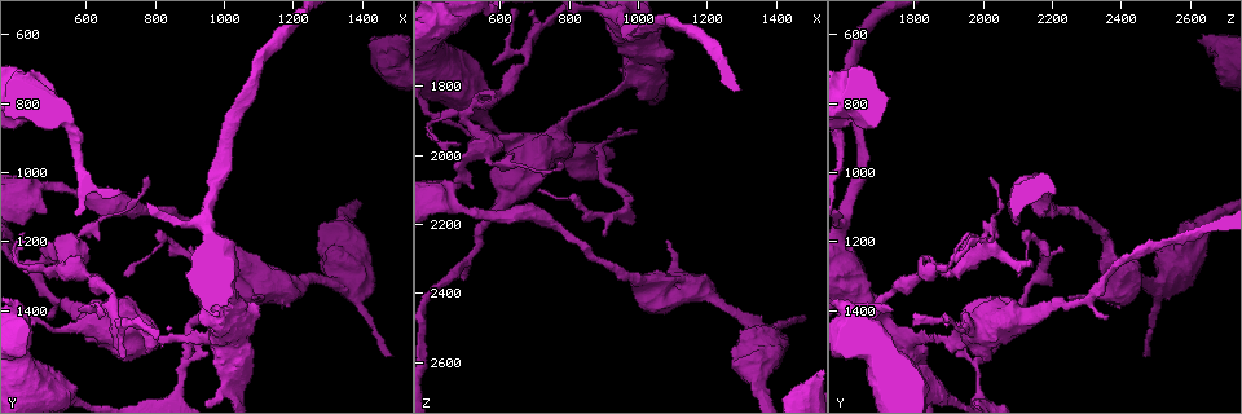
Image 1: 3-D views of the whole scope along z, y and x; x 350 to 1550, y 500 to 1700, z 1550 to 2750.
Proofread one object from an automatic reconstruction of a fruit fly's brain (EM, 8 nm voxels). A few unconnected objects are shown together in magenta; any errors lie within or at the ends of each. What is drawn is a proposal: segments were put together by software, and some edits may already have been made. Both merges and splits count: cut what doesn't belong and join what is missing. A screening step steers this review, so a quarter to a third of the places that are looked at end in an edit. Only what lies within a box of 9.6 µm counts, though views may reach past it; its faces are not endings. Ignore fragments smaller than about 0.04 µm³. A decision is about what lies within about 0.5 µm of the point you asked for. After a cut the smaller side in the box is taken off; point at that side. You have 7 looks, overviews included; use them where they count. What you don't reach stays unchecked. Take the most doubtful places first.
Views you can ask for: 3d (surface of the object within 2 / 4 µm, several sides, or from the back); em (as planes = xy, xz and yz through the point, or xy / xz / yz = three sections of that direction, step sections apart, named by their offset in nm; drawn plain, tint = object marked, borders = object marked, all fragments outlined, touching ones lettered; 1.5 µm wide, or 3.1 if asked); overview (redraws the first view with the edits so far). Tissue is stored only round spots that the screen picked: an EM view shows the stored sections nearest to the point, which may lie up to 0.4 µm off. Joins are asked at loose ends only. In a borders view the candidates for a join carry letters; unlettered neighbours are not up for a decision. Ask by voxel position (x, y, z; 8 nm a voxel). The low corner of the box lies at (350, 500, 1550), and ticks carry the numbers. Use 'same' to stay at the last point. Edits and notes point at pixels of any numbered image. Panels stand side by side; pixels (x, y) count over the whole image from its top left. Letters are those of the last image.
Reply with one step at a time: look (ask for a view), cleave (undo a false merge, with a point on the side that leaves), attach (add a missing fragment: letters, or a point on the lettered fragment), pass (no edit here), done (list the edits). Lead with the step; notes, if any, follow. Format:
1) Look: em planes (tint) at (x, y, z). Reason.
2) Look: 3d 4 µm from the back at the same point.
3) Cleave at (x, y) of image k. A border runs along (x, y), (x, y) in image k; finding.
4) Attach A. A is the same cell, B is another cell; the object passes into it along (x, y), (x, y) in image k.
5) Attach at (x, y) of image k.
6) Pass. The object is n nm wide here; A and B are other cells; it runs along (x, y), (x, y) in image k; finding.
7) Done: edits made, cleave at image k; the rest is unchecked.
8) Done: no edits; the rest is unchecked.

Look: em planes (tint) at (1420, 1340, 2520). Thick end.

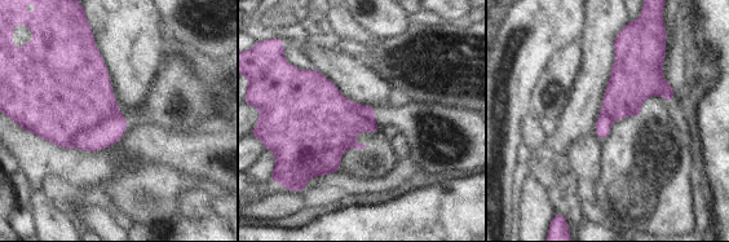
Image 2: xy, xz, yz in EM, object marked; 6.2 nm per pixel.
Look: em planes (borders) at the same point. What lies round it.

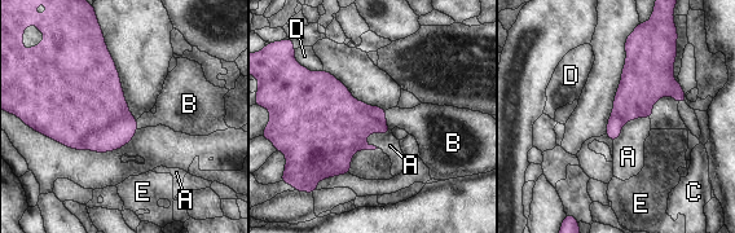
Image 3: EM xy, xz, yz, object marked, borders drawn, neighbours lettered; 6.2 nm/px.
Pass. A, B, C, D and E are other cells; no lettered fragment goes on from it.

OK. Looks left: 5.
Look: 3d 4 µm at (500, 1410, 2360). Branch stops here.

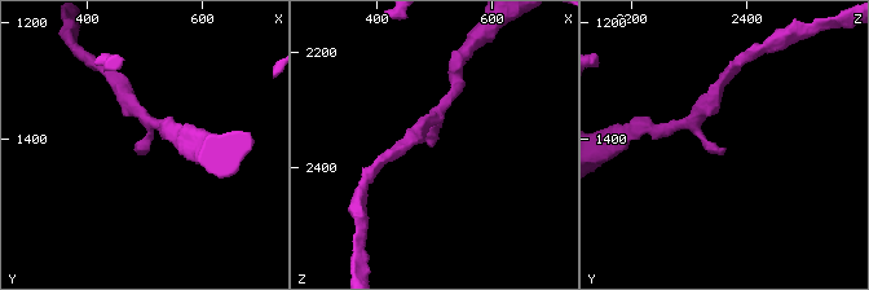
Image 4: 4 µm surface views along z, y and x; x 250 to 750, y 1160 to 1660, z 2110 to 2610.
Look: em planes (borders) at (495, 1415, 2365). Now the EM.

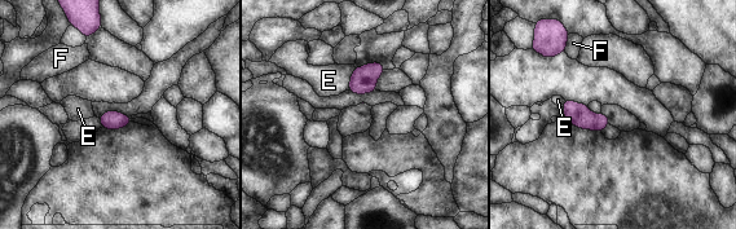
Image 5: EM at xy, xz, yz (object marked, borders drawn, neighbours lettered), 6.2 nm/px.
Pass. E and F are other cells; a border runs along (355, 67), (348, 89) in image 5; no lettered fragment goes on from it.

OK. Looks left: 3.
Look: em planes (borders) at (780, 1020, 2020). End of a long branch.

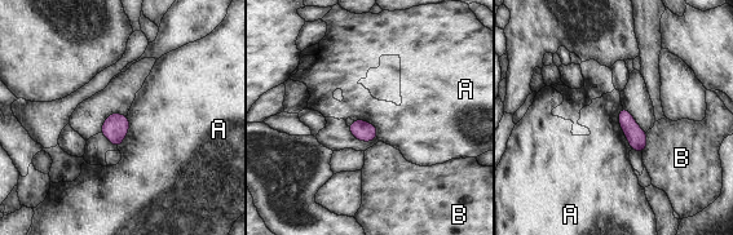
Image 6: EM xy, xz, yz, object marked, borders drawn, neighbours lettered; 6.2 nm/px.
Pass. A and B are other cells; a border runs along (621, 106), (618, 123), (631, 149) in image 6; no lettered fragment goes on from it.

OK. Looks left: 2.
Done: no edits; the rest is unchecked.

